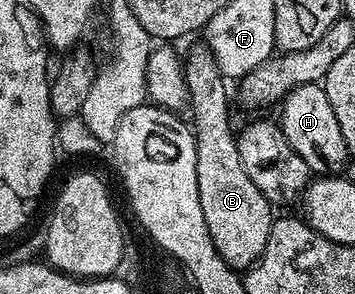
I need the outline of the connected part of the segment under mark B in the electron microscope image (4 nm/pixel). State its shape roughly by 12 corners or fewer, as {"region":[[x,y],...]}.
{"region":[[183,54],[207,232],[260,258],[272,203],[243,168],[215,56]]}

